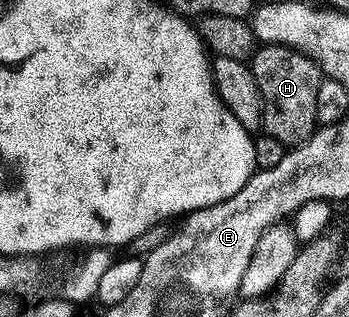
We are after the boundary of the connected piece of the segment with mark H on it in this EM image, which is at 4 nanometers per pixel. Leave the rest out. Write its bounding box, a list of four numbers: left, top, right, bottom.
[250,44,322,148]

